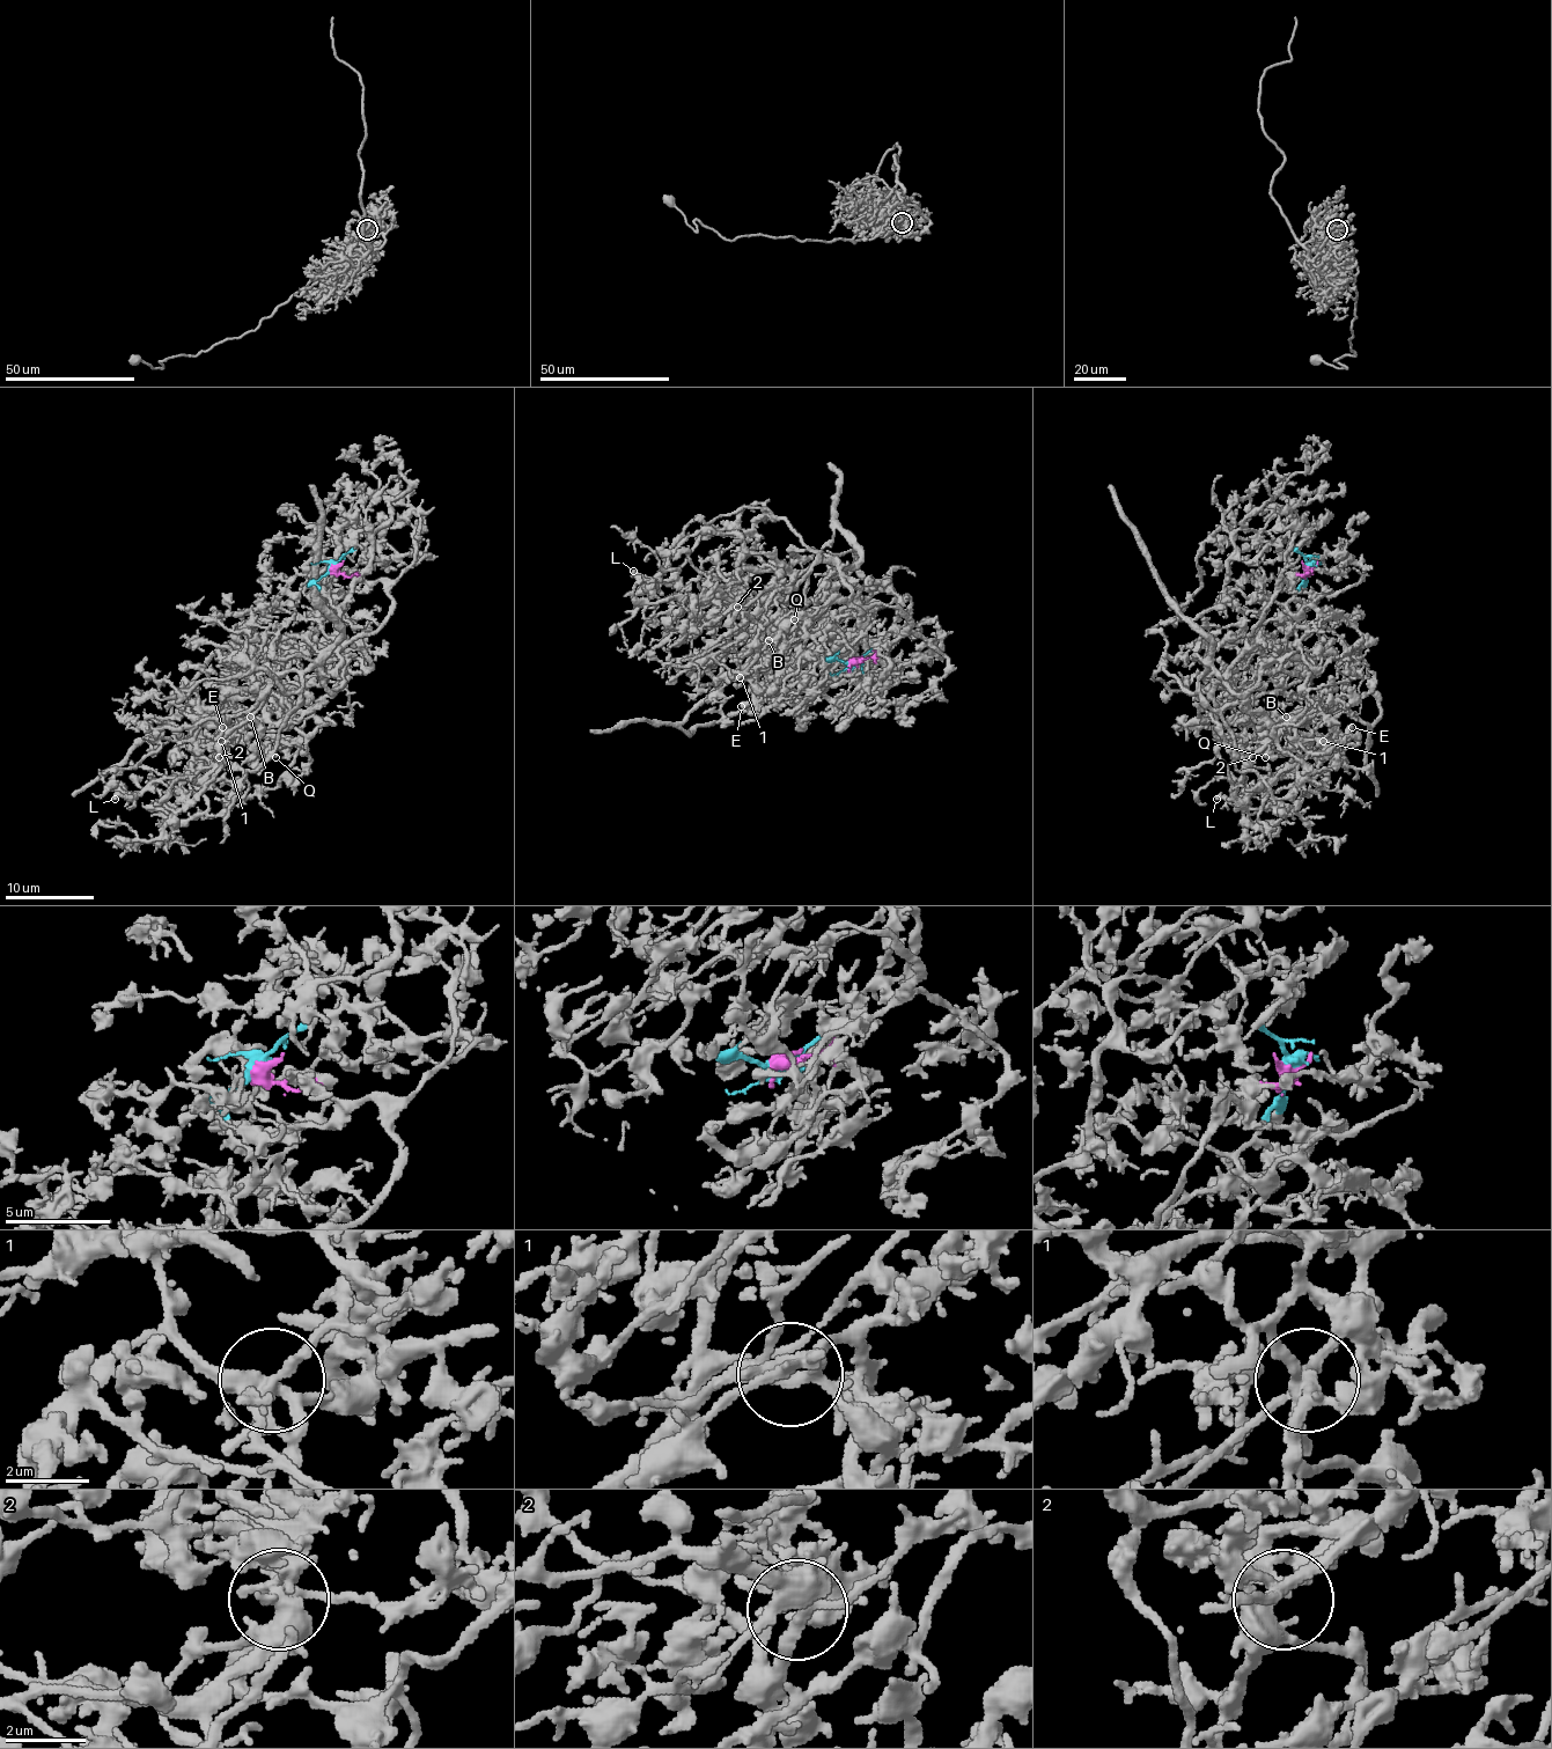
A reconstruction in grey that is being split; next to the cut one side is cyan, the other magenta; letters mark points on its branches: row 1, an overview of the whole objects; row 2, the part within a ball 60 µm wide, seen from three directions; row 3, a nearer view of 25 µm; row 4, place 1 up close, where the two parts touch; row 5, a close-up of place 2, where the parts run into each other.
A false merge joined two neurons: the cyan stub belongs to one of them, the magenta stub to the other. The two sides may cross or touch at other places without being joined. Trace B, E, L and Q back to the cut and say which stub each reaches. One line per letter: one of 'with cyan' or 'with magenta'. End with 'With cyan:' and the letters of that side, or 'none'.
B: with cyan
E: with cyan
L: with cyan
Q: with cyan
With cyan: B, E, L, Q

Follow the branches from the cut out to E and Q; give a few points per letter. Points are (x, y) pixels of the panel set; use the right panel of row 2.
E: (1310, 568), (1288, 603), (1286, 648), (1359, 655), (1380, 713), (1363, 724), (1341, 711), (1325, 744), (1352, 726)
Q: (1310, 568), (1288, 603), (1296, 622), (1286, 648), (1359, 655), (1380, 713), (1361, 724), (1313, 708), (1265, 757)

